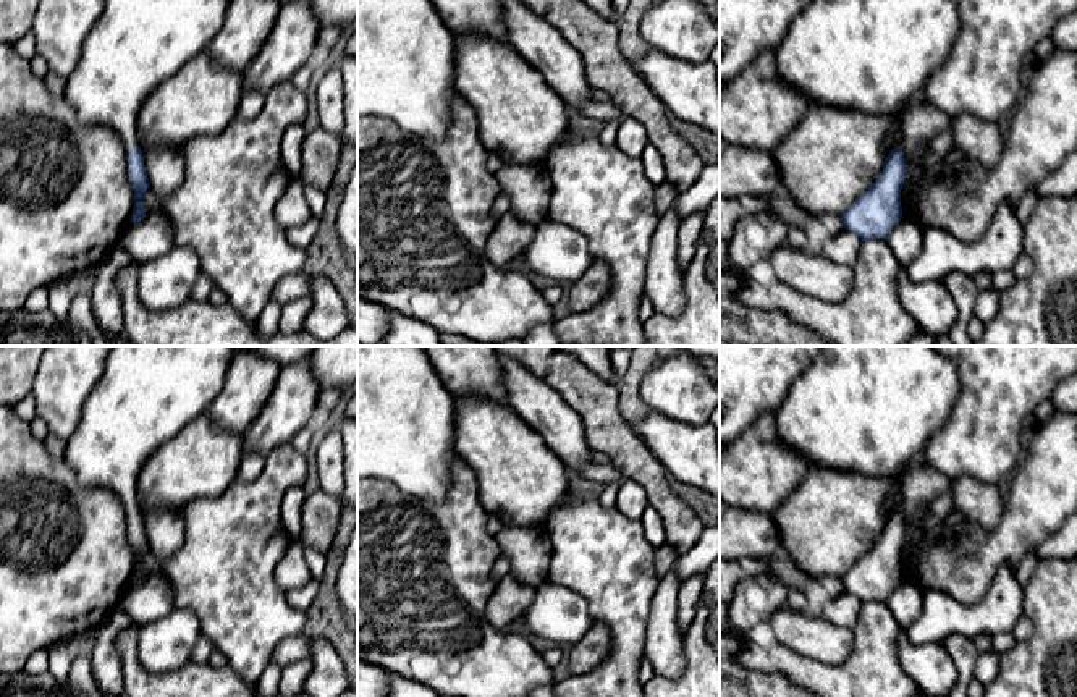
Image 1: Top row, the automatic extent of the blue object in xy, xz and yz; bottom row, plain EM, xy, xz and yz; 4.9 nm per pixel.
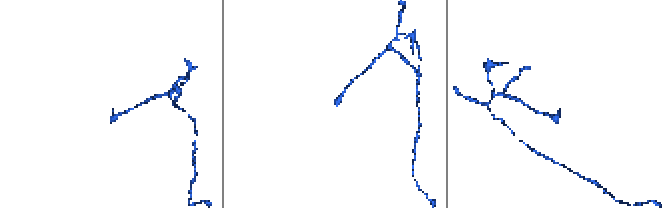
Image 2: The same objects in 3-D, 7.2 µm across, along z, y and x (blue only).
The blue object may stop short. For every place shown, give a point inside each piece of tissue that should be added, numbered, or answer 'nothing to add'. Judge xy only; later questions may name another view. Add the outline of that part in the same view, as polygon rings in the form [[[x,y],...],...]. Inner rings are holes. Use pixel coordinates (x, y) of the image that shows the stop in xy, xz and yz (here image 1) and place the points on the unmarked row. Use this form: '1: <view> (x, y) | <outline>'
1: xy (146, 395) | [[[113,346],[105,361],[102,377],[84,403],[81,420],[74,433],[66,440],[63,461],[74,471],[78,482],[84,487],[108,487],[121,498],[126,511],[137,511],[137,477],[144,463],[158,446],[170,441],[180,430],[205,412],[225,385],[225,375],[234,353],[234,346]]]

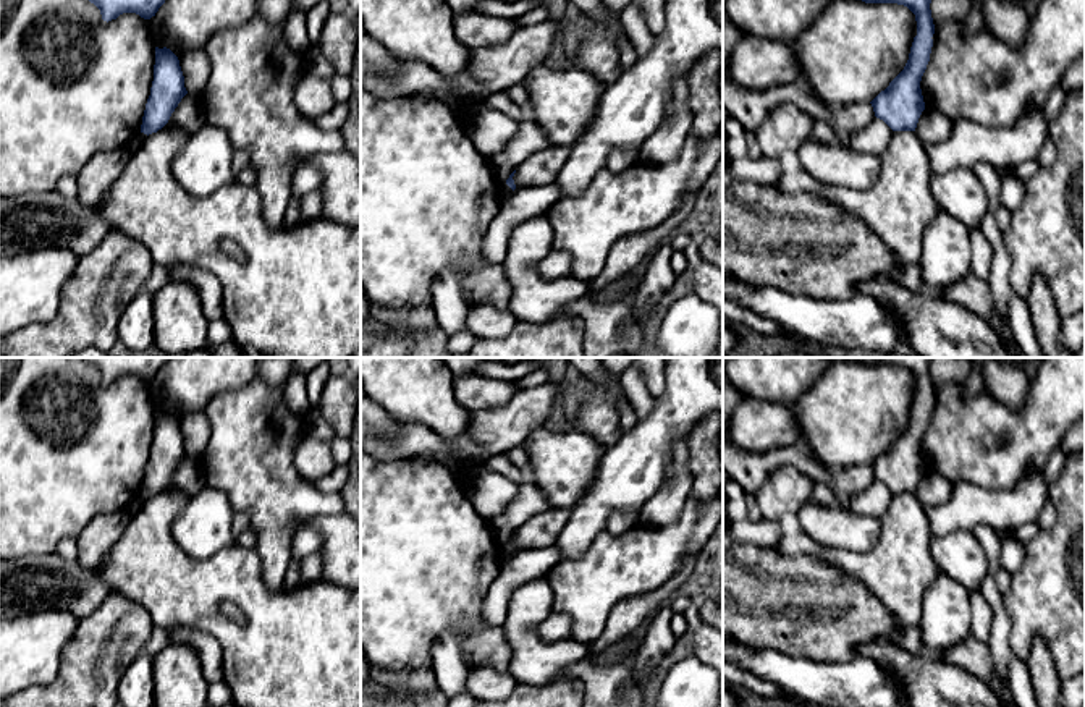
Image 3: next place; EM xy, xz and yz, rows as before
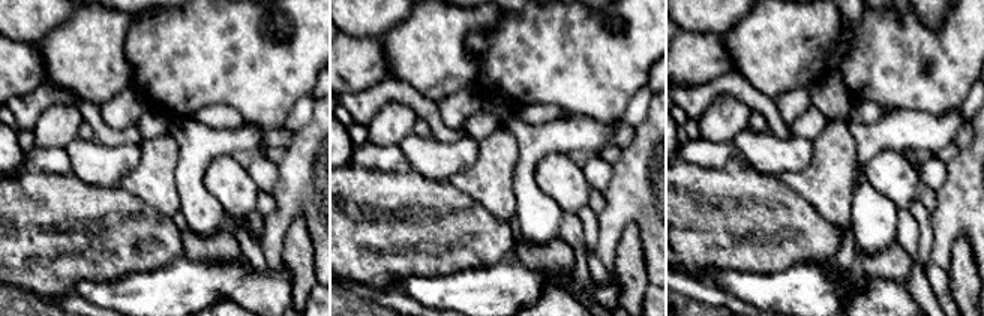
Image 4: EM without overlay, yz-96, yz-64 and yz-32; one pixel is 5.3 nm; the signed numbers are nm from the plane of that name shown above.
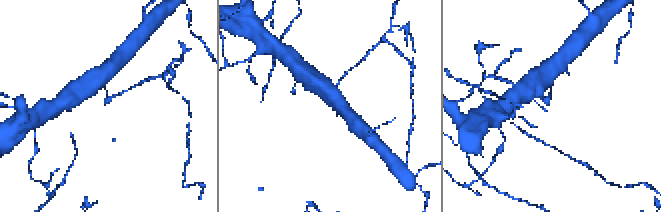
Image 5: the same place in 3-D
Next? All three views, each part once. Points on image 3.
nothing to add

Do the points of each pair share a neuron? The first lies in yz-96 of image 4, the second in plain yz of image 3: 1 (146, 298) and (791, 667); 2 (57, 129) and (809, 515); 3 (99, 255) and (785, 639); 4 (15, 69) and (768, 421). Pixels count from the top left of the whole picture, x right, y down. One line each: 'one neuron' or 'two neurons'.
1: one neuron
2: two neurons
3: one neuron
4: one neuron

